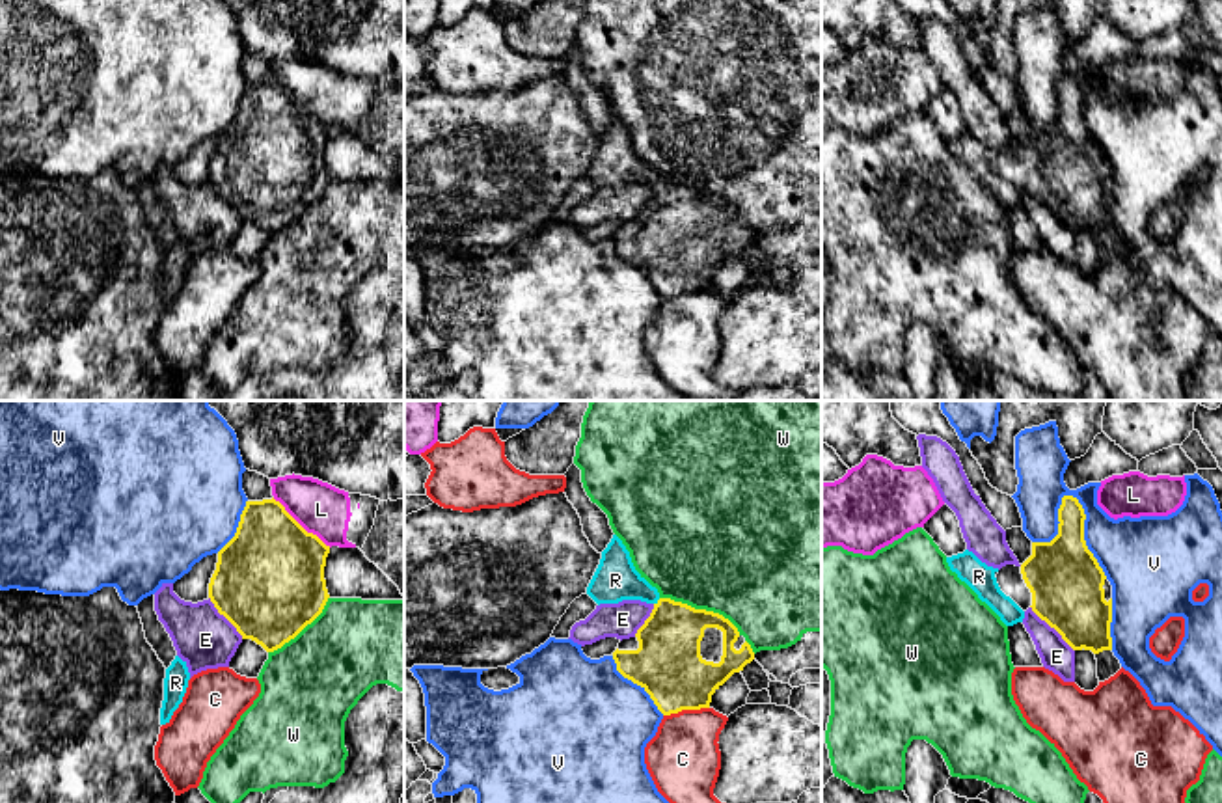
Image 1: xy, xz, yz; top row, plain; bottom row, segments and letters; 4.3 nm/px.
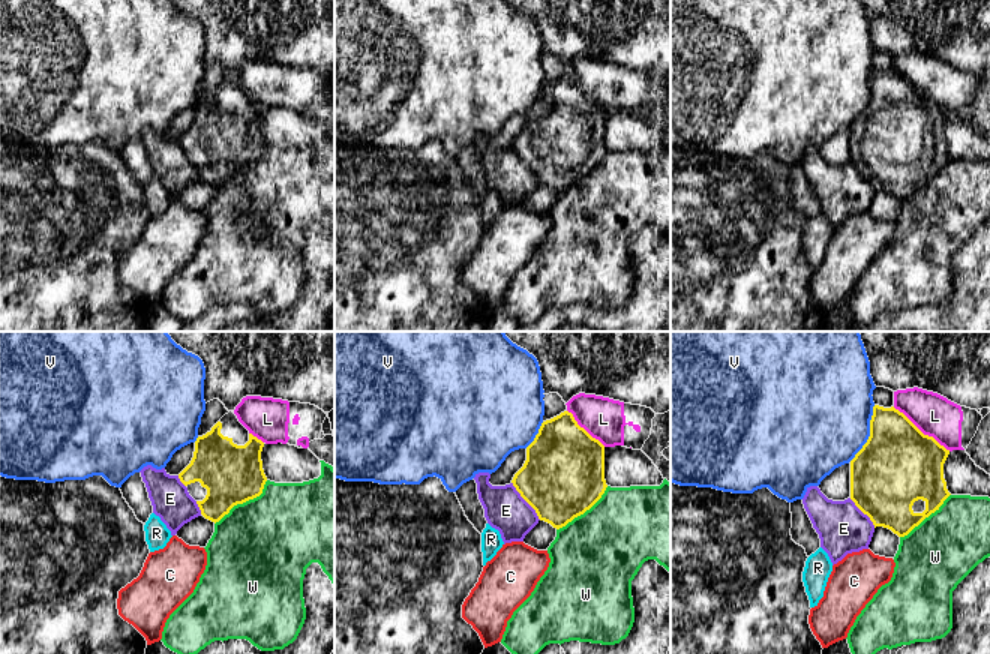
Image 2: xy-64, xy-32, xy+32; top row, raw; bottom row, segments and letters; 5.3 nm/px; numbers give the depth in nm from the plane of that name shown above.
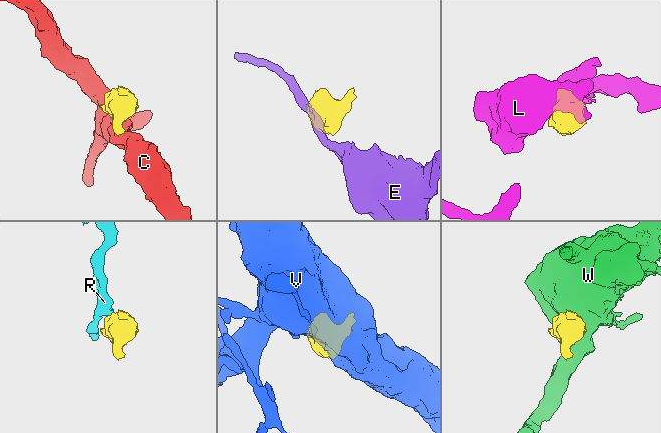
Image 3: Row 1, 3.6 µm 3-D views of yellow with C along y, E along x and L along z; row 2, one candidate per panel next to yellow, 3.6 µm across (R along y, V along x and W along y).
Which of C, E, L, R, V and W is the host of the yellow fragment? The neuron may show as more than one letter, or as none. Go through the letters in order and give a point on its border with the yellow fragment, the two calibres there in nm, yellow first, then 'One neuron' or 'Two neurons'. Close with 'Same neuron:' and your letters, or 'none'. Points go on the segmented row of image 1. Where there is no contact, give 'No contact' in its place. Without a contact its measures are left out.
C: Touches yellow at xz (686, 708). Thickness 300 nm (yellow) against 320 nm. Two neurons
E: Touches yellow at yz (1053, 626). Thickness 320 nm (yellow) against 140 nm. Two neurons
L: Touches yellow at xy (300, 526). Thickness 460 nm (yellow) against 220 nm. Two neurons
R: Touches yellow at xz (658, 602). Thickness 280 nm (yellow) against 190 nm. One neuron
V: Touches yellow at yz (1083, 533). Thickness 320 nm (yellow) against 320 nm. Two neurons
W: Touches yellow at xz (701, 610). Thickness 280 nm (yellow) against 480 nm. Two neurons
Same neuron: R

